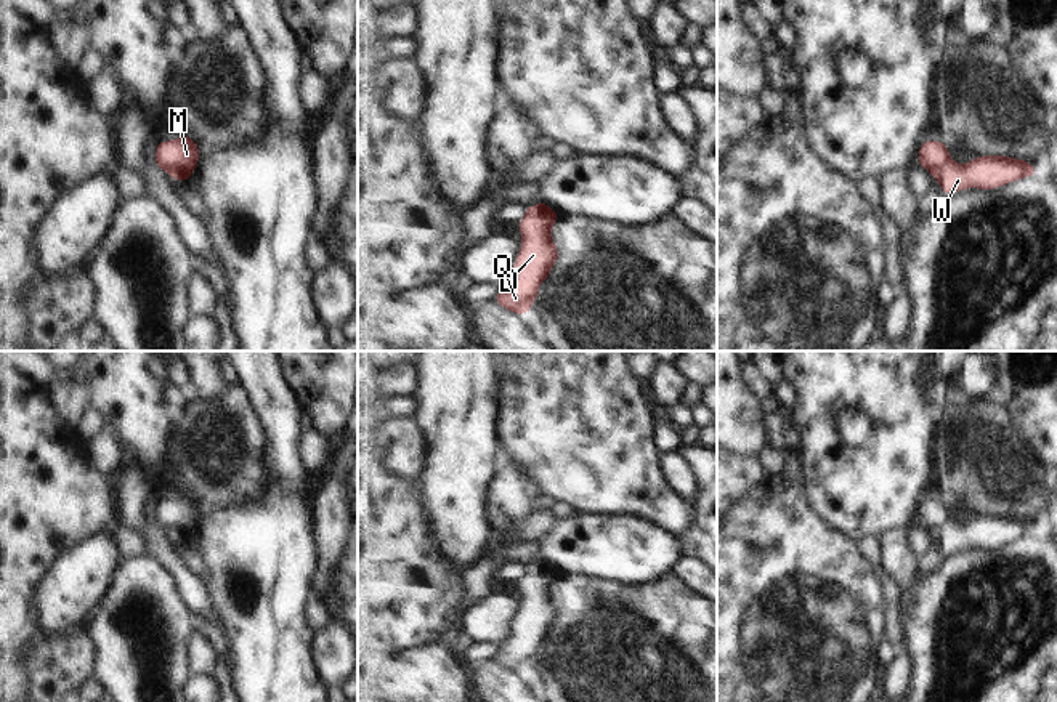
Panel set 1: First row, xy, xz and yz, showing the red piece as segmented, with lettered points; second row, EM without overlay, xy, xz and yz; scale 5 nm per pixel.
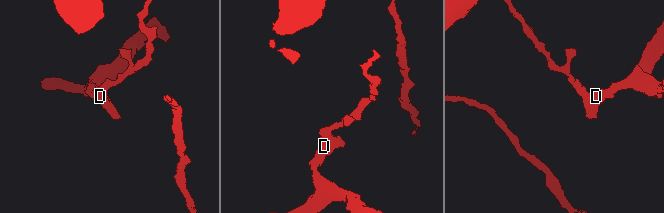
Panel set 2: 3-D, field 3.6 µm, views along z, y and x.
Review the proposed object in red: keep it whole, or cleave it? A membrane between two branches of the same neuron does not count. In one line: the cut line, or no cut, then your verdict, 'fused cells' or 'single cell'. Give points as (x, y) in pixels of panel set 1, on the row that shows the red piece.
cut in yz along (950, 159), (932, 173); fused cells

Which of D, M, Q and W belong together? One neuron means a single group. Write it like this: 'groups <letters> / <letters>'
groups D Q W / M

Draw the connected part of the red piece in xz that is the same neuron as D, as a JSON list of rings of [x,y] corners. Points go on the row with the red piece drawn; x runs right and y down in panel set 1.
[[[533,205],[518,223],[523,236],[521,250],[513,264],[512,279],[500,287],[497,305],[515,314],[528,314],[560,252],[552,240],[552,226],[560,215],[550,208]]]

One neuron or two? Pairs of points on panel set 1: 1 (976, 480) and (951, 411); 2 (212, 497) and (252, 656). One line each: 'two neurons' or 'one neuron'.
1: one neuron
2: two neurons

